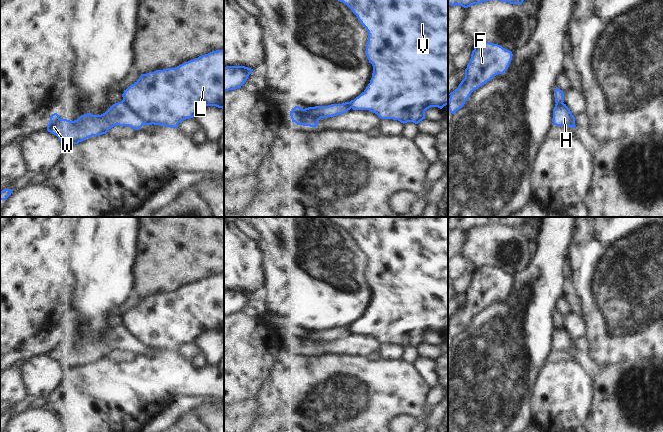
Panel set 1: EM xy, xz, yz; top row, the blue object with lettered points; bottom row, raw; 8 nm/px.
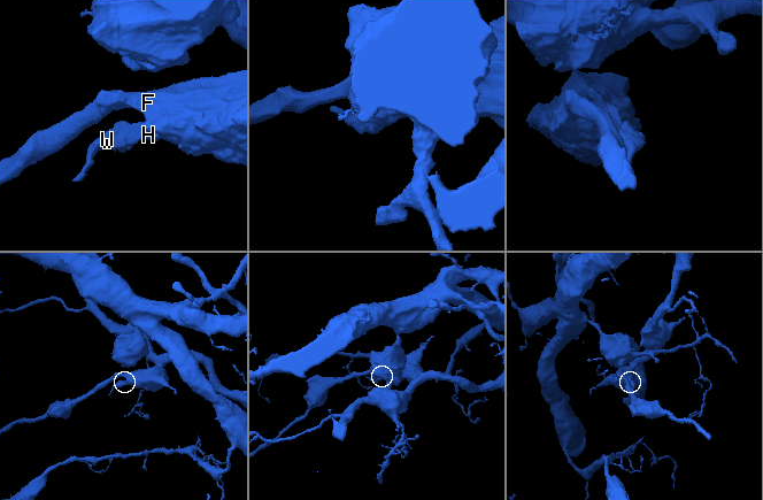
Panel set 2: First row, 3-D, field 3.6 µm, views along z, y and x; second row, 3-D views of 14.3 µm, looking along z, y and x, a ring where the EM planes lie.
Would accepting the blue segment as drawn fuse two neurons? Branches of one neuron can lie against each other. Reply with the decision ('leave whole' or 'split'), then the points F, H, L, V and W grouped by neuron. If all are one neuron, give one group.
split | F L V / H W

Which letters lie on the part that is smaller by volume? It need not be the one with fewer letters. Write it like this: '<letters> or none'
H, W

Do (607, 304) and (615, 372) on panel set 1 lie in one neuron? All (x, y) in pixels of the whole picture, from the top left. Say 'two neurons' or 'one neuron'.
two neurons

